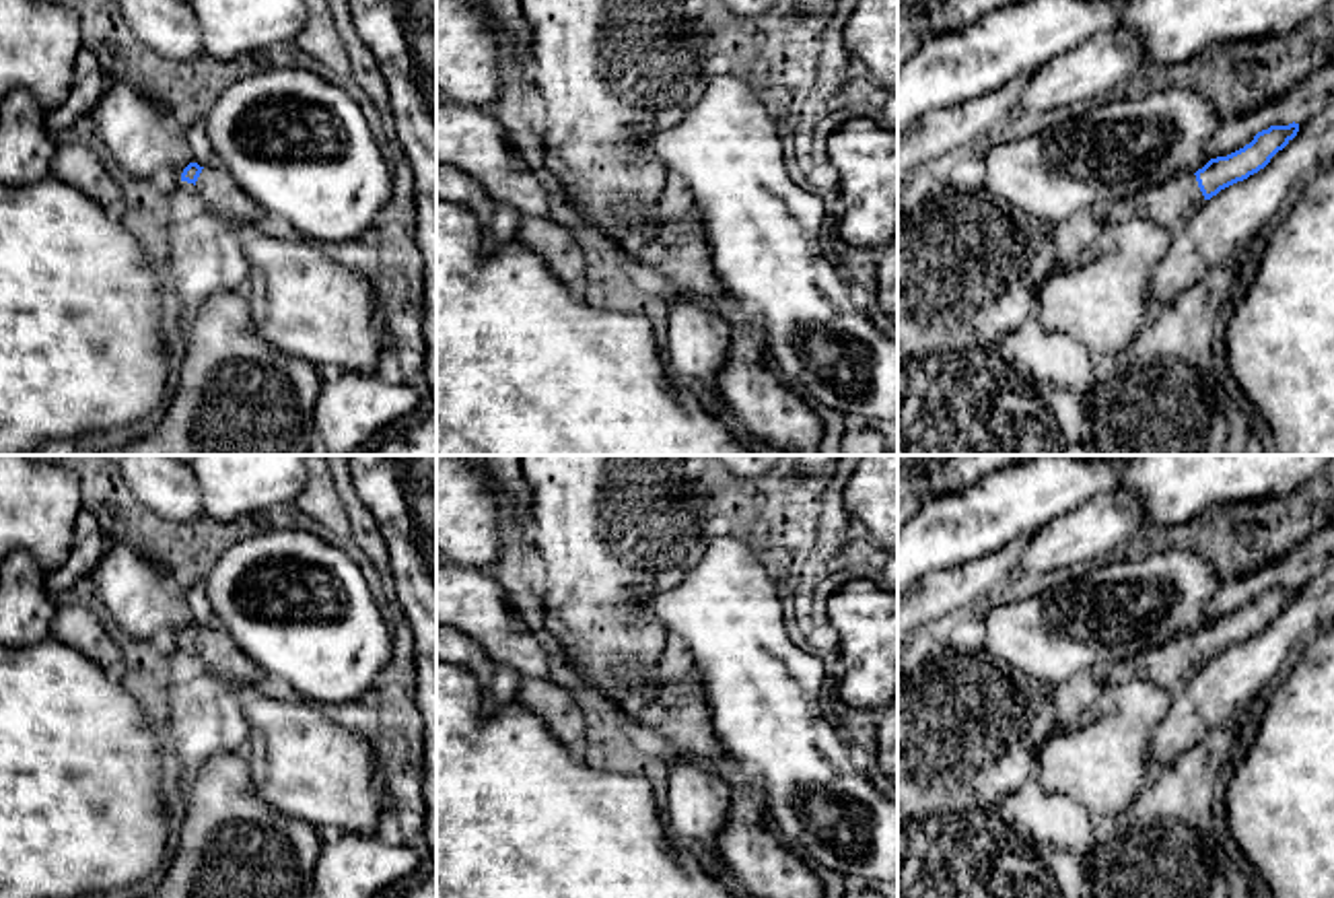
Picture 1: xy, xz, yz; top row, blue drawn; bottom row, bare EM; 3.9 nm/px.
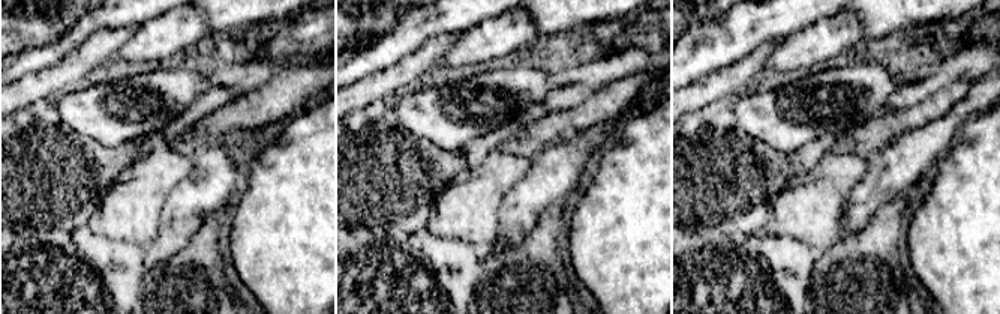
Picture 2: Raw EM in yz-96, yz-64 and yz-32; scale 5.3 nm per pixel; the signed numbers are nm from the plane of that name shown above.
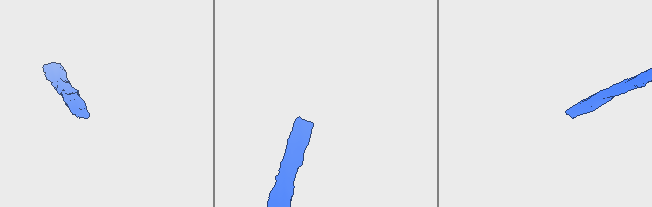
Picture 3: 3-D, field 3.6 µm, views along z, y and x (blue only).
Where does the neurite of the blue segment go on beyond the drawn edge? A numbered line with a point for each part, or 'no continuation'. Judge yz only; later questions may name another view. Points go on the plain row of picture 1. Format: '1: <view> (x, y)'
1: yz (1168, 666)

